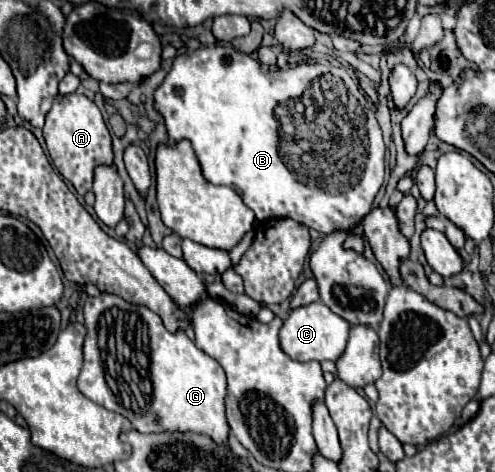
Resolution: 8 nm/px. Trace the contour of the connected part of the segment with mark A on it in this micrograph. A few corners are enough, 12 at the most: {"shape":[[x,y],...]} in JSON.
{"shape":[[58,96],[44,140],[58,172],[84,196],[94,168],[112,166],[98,106]]}

